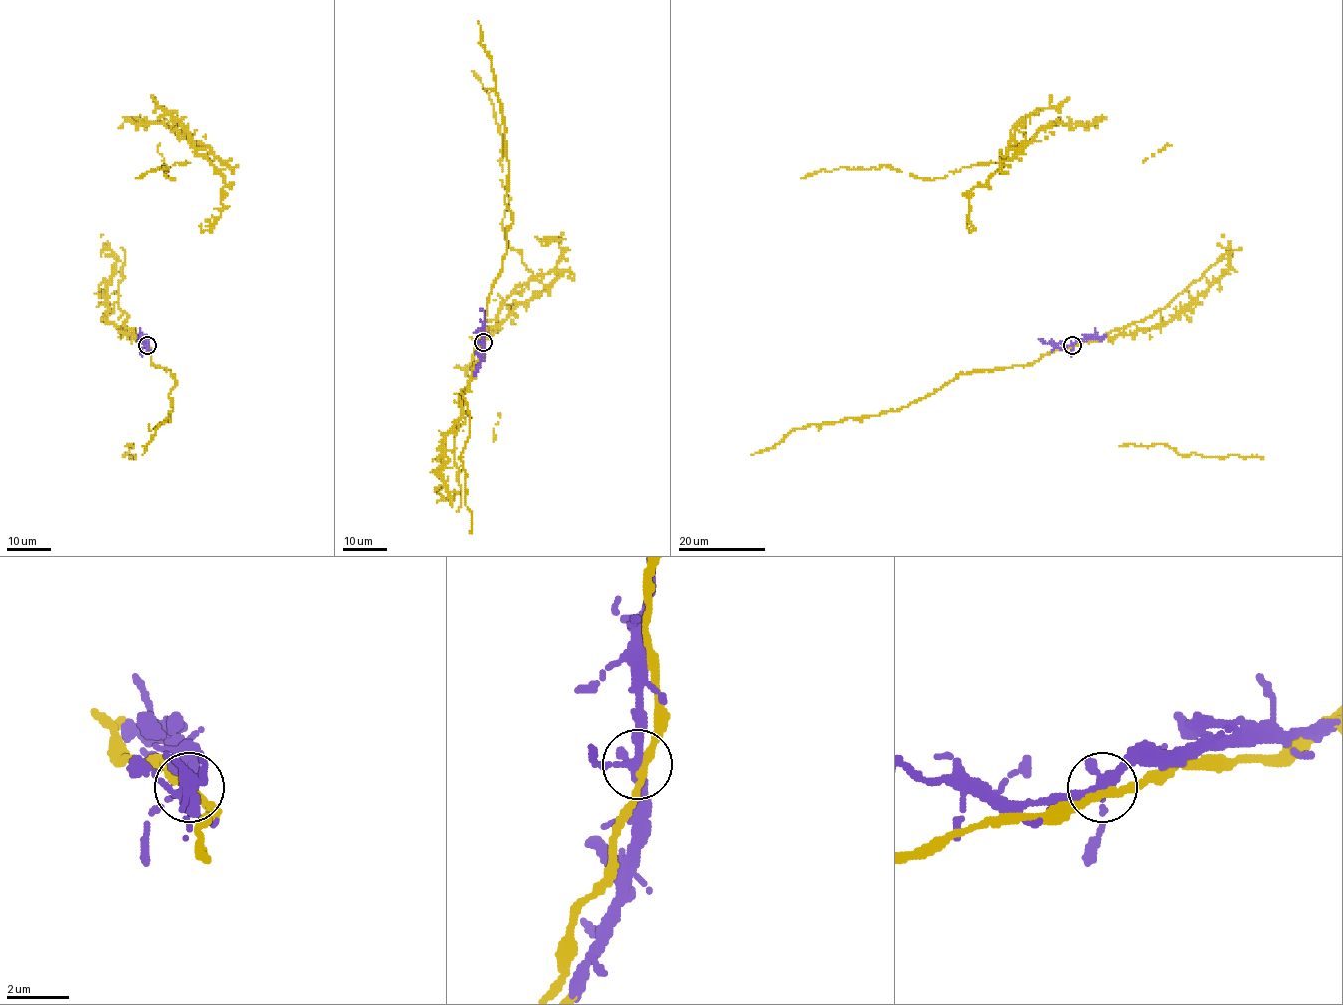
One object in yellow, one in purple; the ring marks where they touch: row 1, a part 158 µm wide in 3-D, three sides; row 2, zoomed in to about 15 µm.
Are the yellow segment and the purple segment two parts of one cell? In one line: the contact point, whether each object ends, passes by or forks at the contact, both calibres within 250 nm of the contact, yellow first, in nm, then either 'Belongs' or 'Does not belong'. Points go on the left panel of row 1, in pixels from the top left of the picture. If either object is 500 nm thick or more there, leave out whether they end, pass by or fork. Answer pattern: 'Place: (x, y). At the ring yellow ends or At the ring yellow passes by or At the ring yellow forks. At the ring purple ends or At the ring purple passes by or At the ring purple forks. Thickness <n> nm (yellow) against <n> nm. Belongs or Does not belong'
Place: (147, 345). At the ring yellow passes by. At the ring purple forks. Thickness 260 nm (yellow) against 300 nm. Belongs

